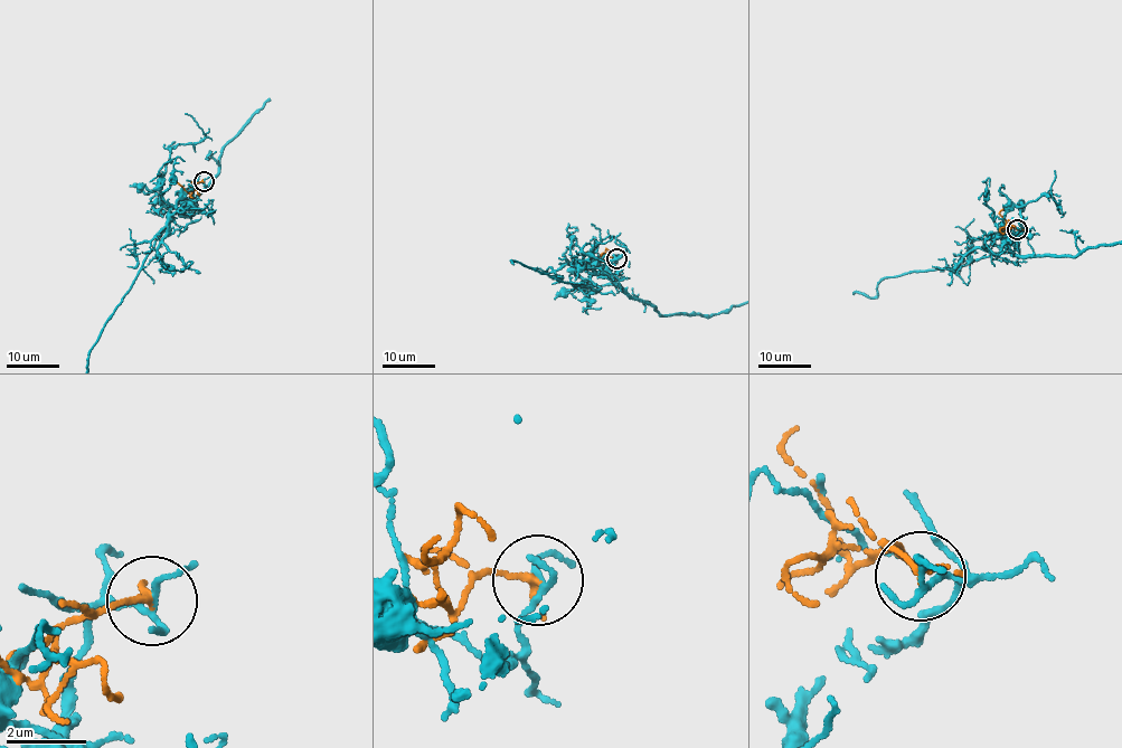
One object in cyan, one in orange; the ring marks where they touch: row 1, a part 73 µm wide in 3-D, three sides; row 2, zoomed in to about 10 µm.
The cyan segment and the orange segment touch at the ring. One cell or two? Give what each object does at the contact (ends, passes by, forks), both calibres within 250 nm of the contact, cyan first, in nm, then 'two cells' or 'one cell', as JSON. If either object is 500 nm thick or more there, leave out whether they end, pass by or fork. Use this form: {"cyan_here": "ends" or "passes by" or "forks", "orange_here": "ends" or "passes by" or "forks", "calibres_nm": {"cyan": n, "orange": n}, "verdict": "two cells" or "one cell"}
{"cyan_here": "forks", "orange_here": "ends", "calibres_nm": {"cyan": 120, "orange": 170}, "verdict": "two cells"}

